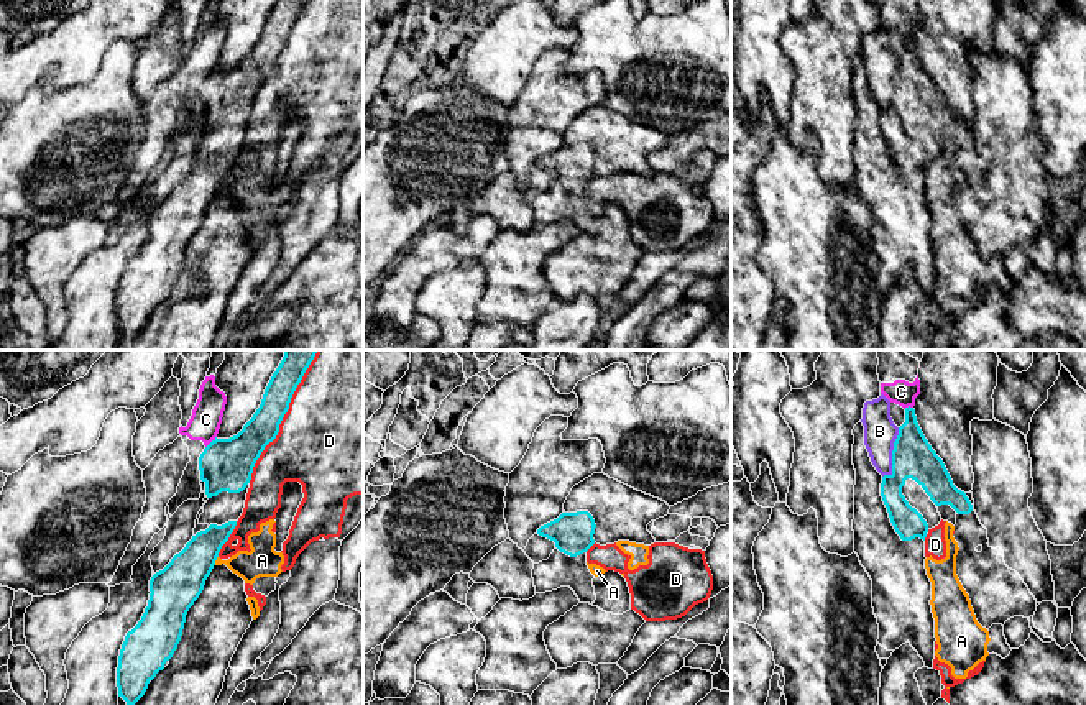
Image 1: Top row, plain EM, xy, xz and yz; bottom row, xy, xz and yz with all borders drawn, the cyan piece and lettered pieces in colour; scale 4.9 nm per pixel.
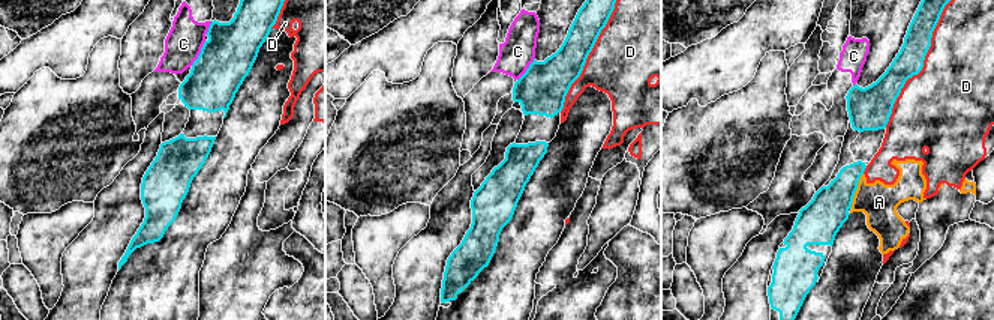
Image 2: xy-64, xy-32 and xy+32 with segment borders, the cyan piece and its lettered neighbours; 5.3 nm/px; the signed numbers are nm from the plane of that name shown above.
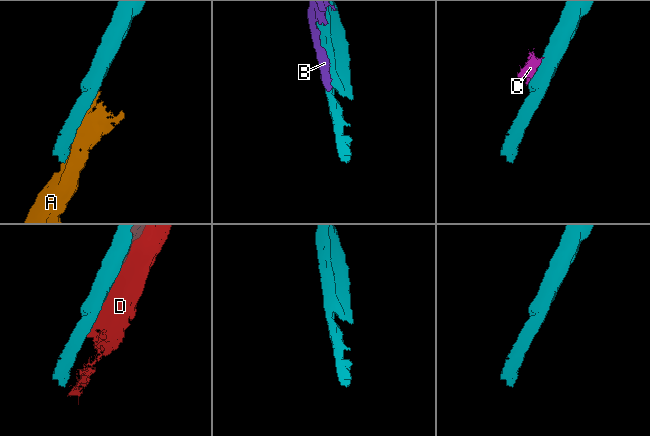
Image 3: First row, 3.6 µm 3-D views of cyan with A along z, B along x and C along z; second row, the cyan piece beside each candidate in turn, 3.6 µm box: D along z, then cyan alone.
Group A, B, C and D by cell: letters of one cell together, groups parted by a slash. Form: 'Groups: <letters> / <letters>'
Groups: A D / B C

